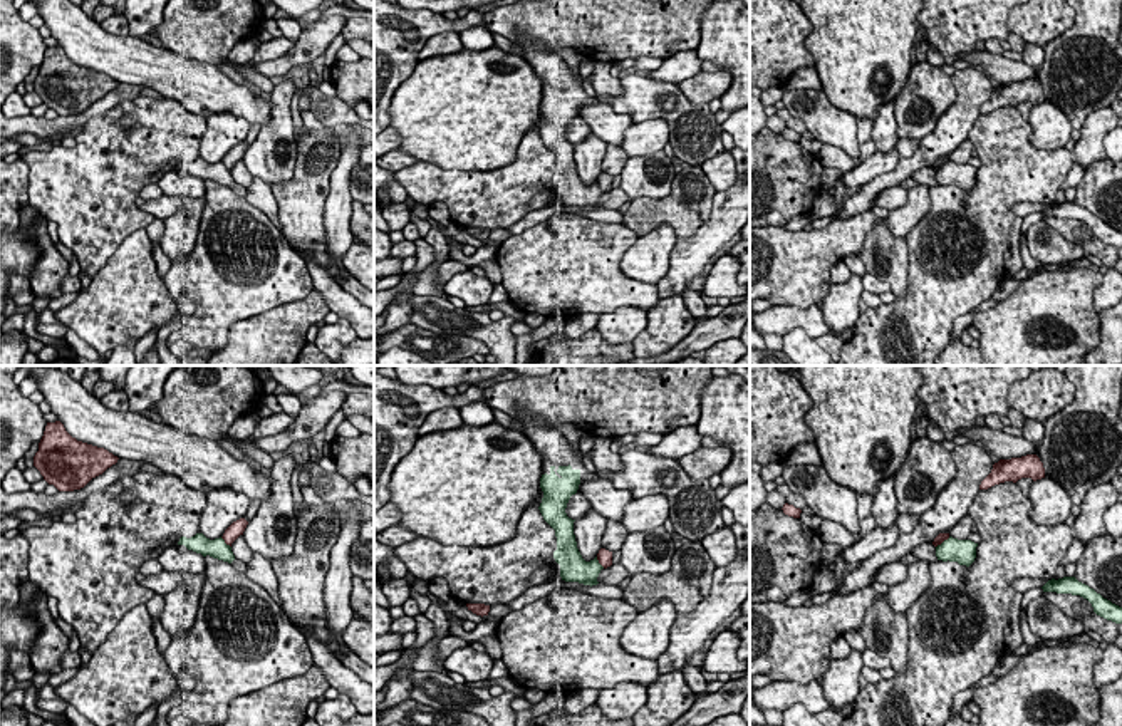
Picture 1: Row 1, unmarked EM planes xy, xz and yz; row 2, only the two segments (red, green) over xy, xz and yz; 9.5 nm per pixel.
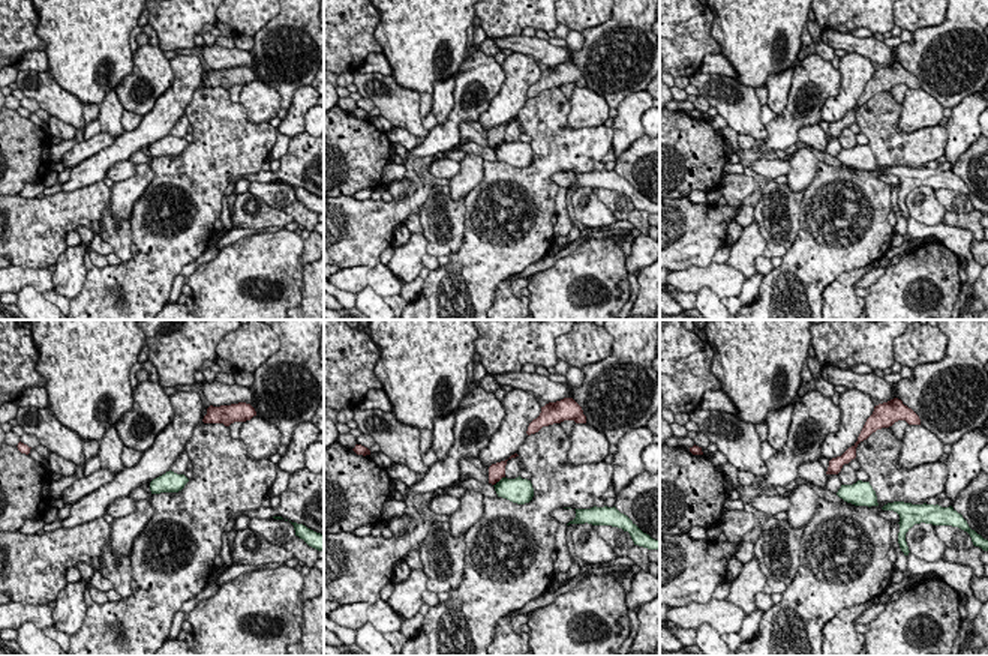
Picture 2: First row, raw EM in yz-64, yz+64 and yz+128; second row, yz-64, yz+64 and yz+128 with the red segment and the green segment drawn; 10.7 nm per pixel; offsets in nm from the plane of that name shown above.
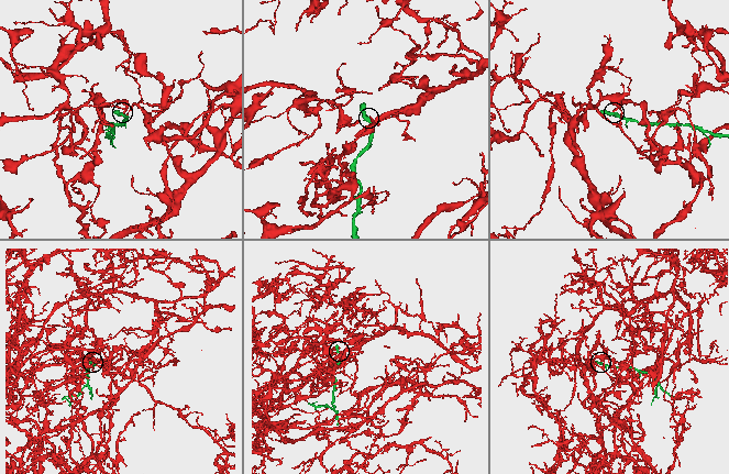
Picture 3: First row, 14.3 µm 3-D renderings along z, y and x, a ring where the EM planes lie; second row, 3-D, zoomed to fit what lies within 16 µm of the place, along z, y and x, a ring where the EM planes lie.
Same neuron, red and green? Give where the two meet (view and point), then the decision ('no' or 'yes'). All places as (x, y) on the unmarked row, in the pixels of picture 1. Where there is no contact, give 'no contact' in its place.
contact xy (225, 166); no

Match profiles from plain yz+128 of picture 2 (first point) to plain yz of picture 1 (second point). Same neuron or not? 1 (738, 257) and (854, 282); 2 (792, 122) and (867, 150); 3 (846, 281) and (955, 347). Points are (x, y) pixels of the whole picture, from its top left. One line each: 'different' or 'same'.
1: same
2: different
3: same

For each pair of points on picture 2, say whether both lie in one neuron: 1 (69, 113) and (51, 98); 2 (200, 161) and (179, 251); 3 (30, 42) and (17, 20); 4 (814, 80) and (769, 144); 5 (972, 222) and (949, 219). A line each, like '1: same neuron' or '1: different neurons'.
1: same neuron
2: same neuron
3: same neuron
4: same neuron
5: same neuron

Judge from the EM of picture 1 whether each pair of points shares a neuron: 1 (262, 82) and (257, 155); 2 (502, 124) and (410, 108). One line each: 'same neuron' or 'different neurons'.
1: different neurons
2: same neuron

